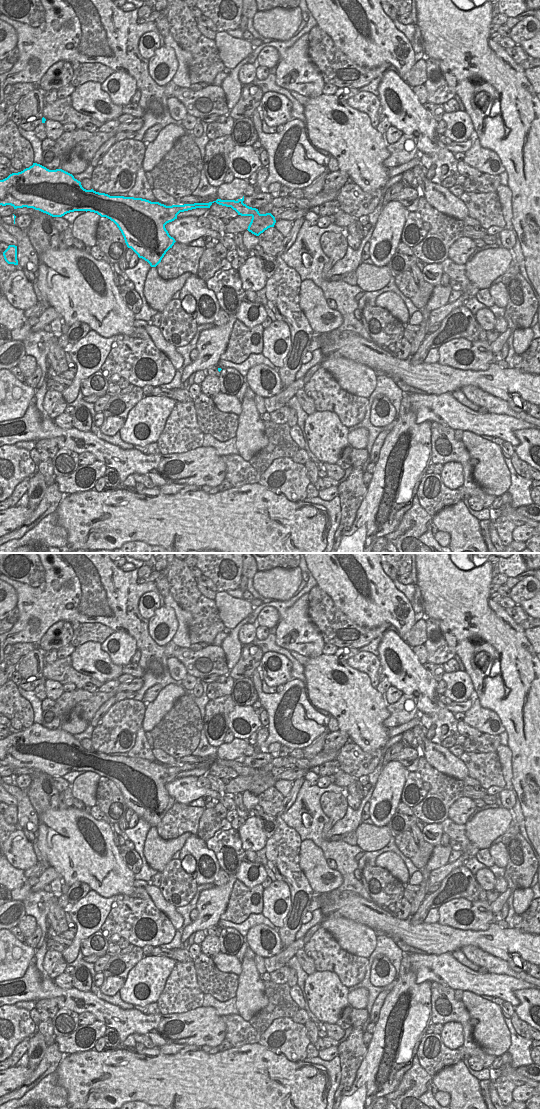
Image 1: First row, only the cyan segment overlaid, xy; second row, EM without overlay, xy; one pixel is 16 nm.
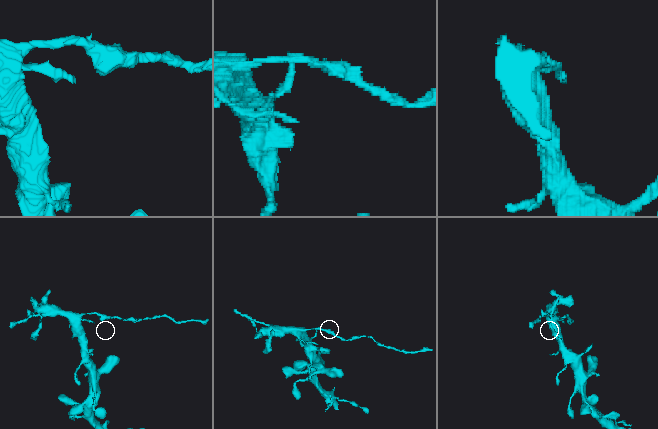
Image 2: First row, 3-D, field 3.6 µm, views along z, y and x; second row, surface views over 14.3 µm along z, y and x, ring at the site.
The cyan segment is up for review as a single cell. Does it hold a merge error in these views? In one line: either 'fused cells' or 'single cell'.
fused cells

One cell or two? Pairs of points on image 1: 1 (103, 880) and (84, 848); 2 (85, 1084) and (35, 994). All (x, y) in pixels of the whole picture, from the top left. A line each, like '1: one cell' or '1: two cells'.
1: one cell
2: two cells

